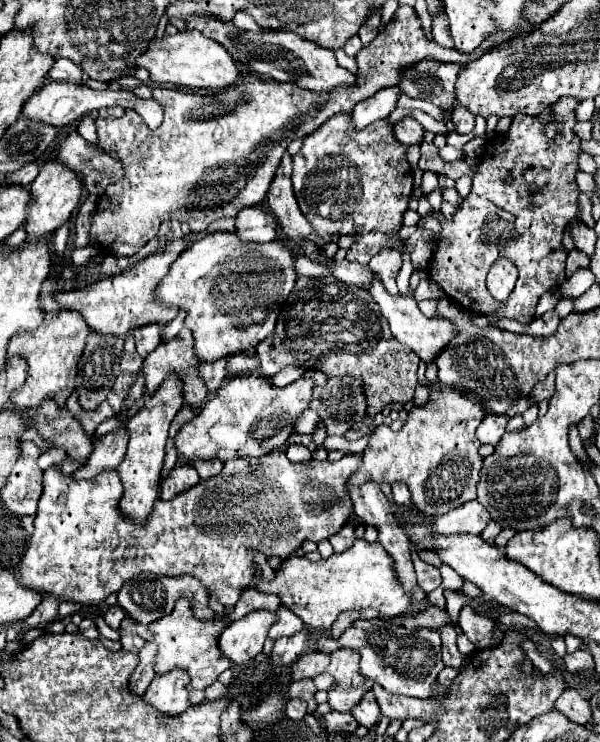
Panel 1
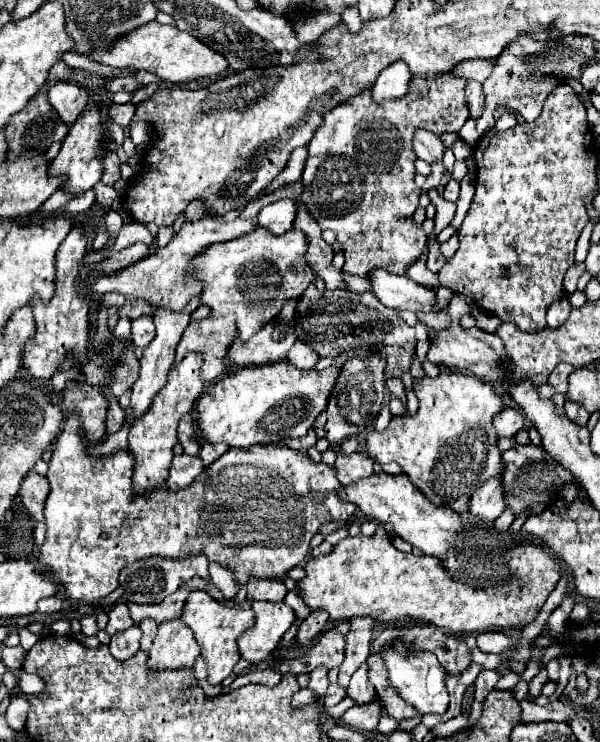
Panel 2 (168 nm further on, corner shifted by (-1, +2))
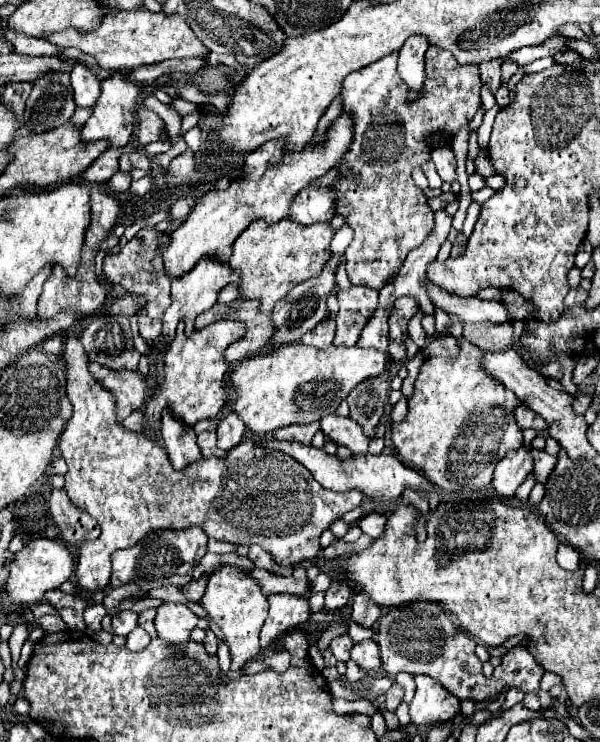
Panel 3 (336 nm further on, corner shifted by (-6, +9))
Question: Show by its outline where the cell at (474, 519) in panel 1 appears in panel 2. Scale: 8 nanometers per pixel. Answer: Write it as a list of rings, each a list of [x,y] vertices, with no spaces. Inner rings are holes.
[[[499,477],[487,481],[483,489],[477,489],[469,499],[469,513],[485,523],[493,523],[505,511],[503,491],[499,489]]]

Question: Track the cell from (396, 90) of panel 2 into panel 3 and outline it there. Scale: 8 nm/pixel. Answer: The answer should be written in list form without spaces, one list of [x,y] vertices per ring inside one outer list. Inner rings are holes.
[[[416,34],[414,38],[408,38],[404,46],[400,48],[400,60],[398,60],[398,70],[404,82],[412,90],[420,90],[424,86],[426,74],[424,74],[424,54],[428,50],[430,42],[428,38]]]

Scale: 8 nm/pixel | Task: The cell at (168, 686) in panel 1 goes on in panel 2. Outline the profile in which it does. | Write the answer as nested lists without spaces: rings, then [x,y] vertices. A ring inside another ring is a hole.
[[[175,619],[159,625],[147,667],[153,677],[161,671],[191,671],[197,657],[199,645],[195,645],[195,637],[191,637],[191,631]]]

